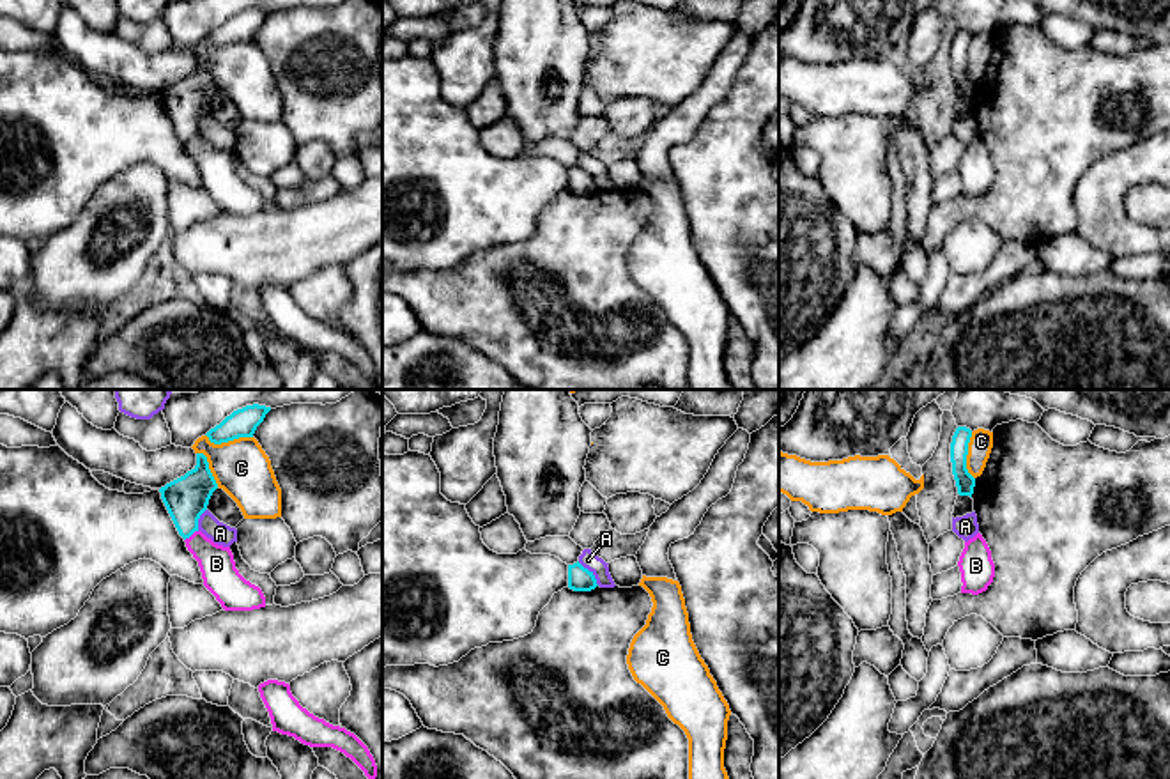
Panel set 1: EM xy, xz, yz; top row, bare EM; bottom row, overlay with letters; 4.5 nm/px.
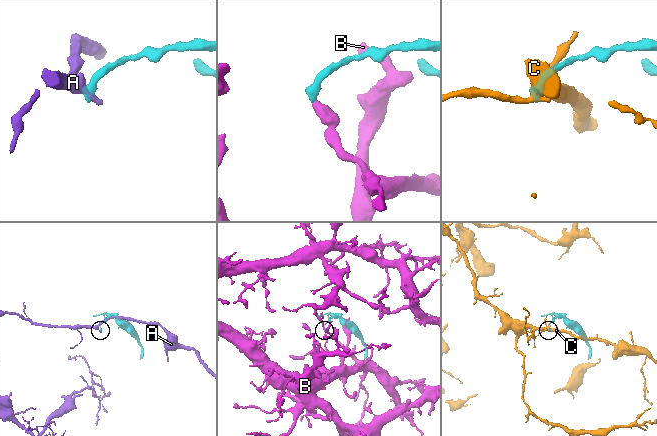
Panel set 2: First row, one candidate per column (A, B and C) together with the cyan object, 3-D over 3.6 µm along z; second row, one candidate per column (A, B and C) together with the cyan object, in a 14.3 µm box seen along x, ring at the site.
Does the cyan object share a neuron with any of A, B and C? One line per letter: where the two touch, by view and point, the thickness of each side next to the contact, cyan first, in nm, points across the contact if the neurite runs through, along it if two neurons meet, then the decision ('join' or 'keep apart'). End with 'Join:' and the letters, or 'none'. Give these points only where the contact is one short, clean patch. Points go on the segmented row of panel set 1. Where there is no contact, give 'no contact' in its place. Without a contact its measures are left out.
A: meets cyan in xz at (590, 572); 110 nm thick on the cyan side, 80 nm on the other; border along xz (577, 562), (599, 585); keep apart
B: meets cyan in xy at (190, 535); 200 nm thick on the cyan side, 160 nm on the other; border along xy (197, 530), (184, 540); keep apart
C: meets cyan in xy at (229, 439); 130 nm thick on the cyan side, 260 nm on the other; border along xy (206, 434), (215, 443), (252, 436); keep apart
Join: none

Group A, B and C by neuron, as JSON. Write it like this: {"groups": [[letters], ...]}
{"groups": [["A"], ["B"], ["C"]]}

